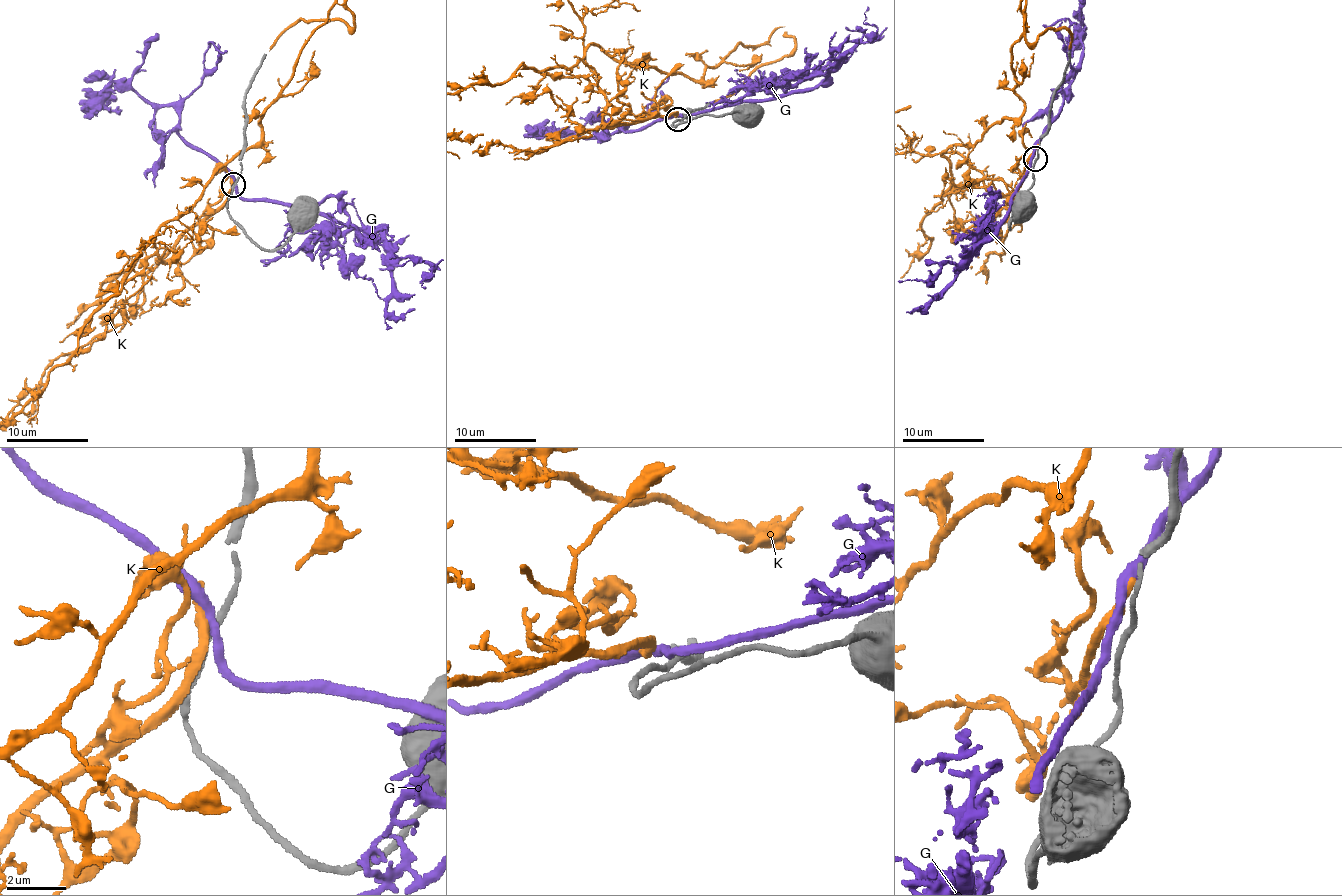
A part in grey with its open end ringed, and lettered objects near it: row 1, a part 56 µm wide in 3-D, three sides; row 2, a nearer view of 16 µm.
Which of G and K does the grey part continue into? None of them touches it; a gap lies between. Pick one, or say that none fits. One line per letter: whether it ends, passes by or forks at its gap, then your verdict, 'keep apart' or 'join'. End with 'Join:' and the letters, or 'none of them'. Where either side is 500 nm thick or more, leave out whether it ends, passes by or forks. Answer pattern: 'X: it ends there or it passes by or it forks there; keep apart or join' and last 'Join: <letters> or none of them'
G: it passes by; keep apart
K: it passes by; join
Join: K

